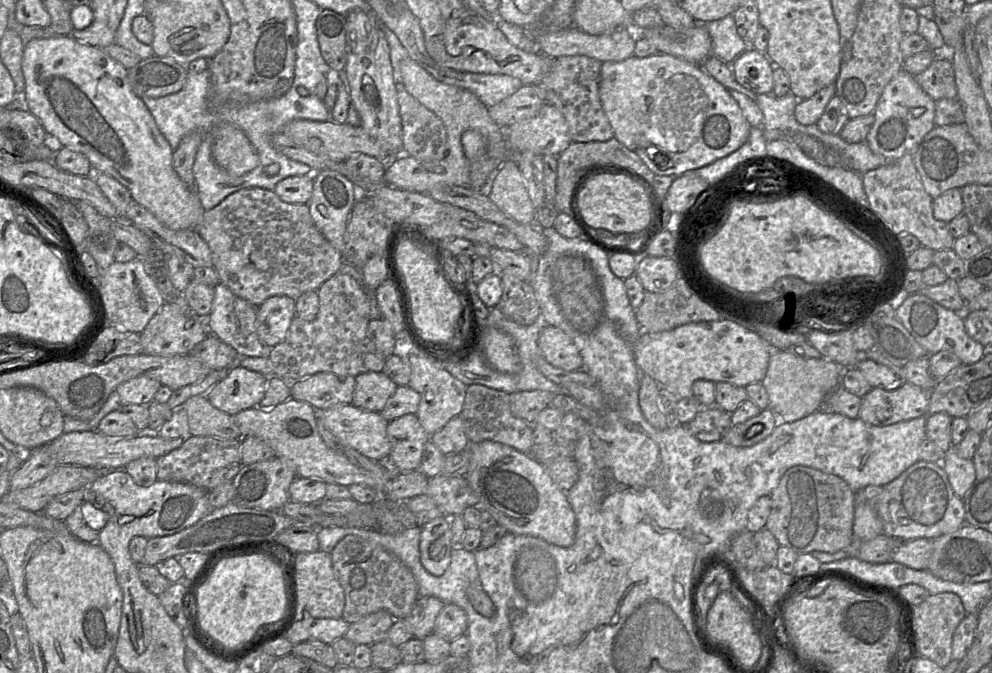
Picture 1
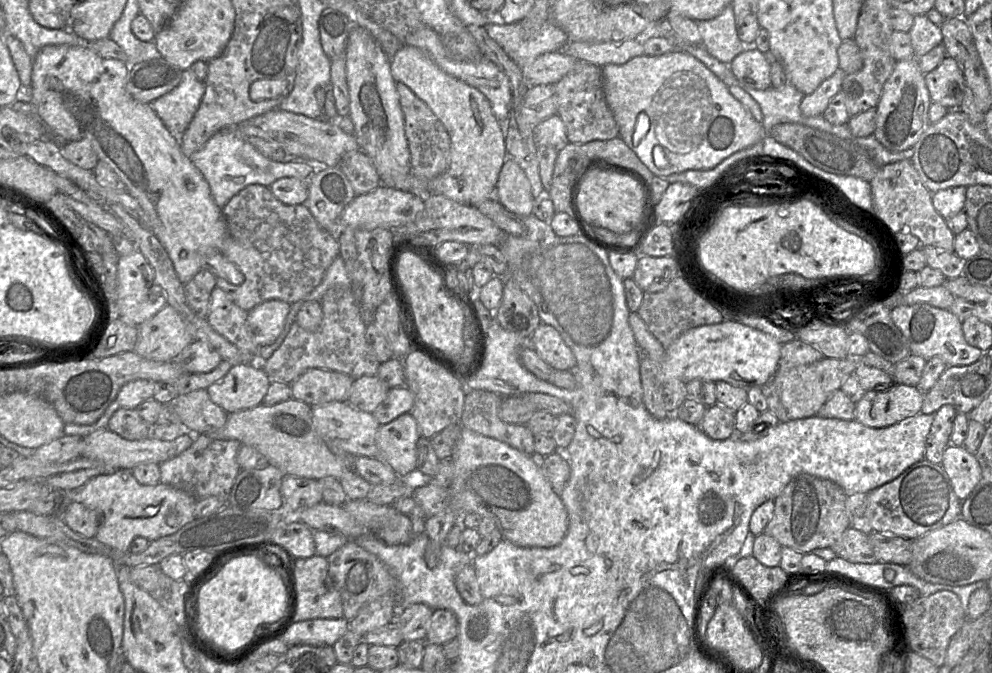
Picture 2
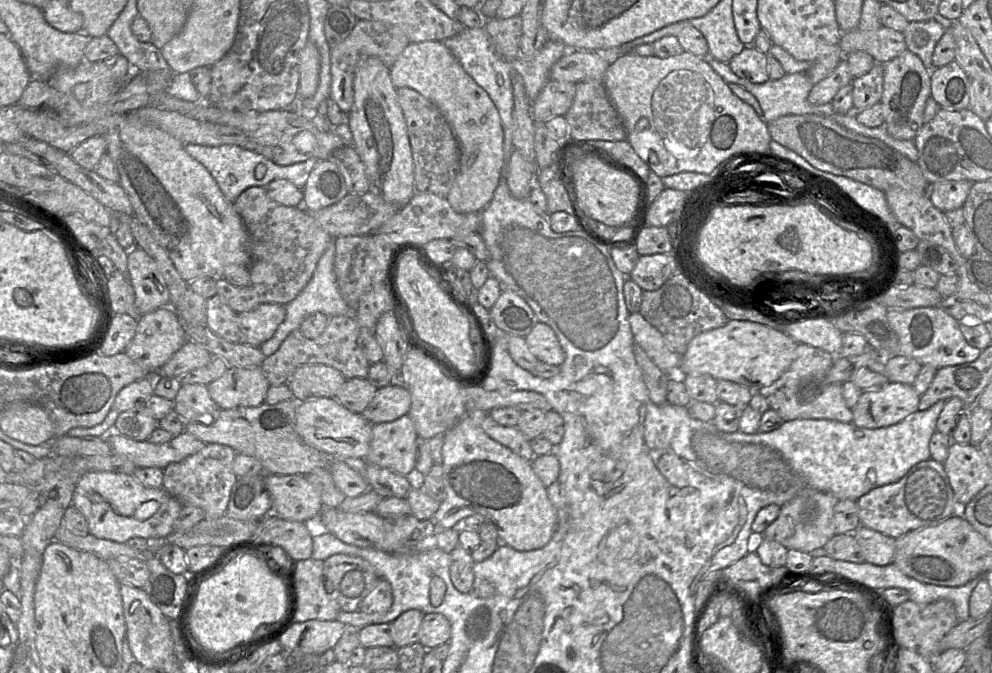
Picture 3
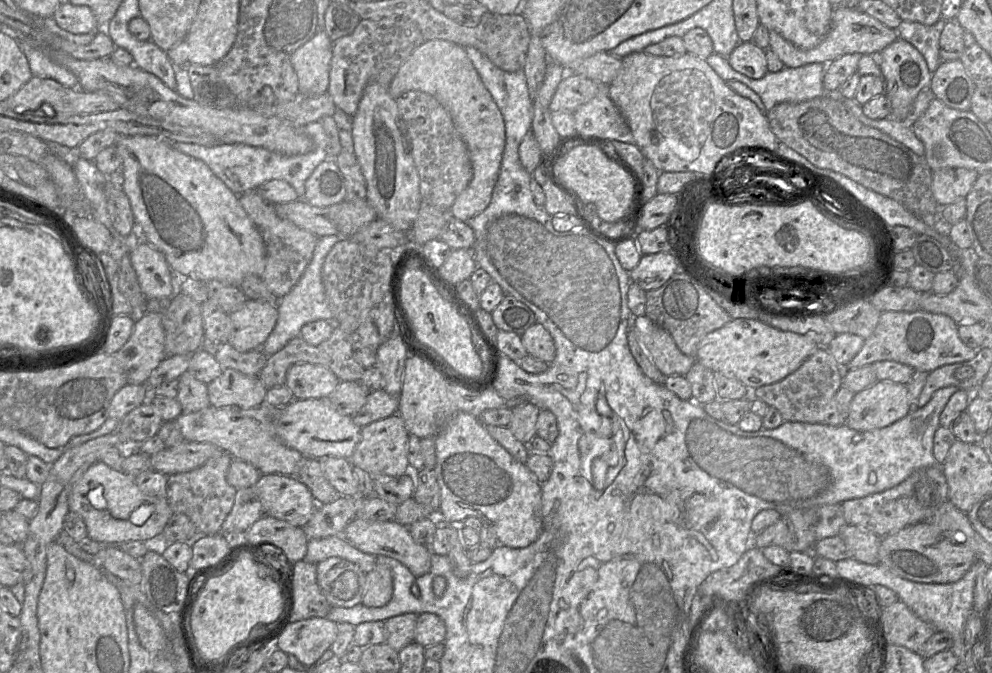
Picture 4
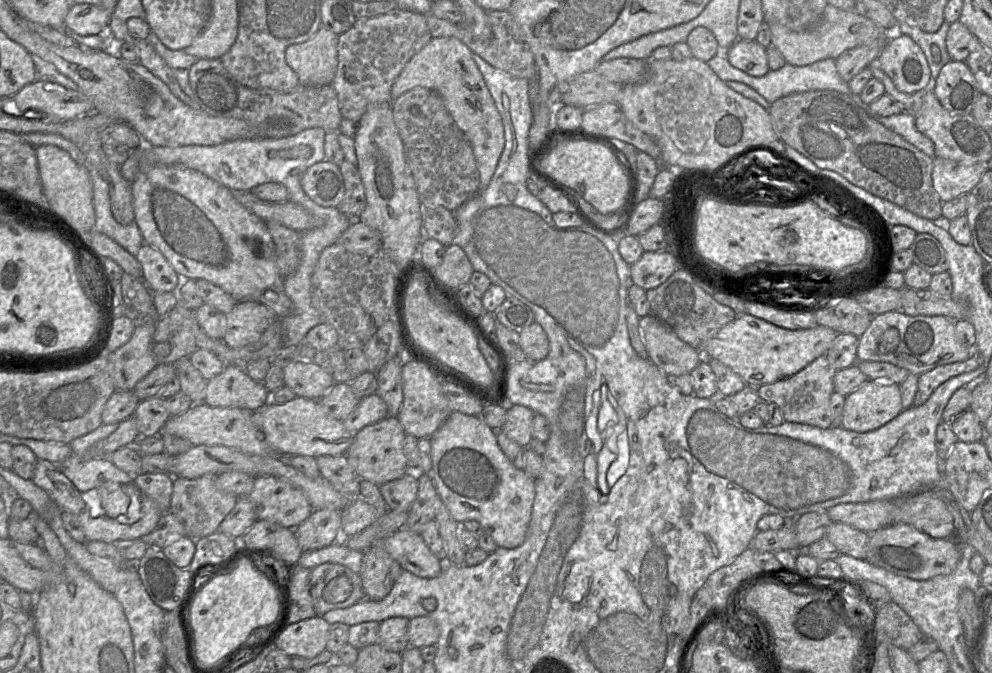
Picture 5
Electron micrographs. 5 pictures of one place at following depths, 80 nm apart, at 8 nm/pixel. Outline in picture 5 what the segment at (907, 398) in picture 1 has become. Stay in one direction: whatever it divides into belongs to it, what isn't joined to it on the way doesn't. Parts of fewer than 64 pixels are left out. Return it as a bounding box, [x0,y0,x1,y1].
[841,380,903,433]

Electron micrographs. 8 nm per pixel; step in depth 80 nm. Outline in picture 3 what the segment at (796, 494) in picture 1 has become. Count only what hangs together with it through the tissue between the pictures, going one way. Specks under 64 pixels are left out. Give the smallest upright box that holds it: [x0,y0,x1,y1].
[763,489,839,553]

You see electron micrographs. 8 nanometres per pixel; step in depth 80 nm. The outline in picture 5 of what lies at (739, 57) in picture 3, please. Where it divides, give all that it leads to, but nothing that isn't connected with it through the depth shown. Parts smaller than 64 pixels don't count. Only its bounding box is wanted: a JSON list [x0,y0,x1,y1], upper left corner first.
[722,39,770,77]

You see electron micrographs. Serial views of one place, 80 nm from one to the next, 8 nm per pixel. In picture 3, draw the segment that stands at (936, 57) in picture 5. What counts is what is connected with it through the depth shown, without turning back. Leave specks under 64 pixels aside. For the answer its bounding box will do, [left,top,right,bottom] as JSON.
[902,19,945,71]

